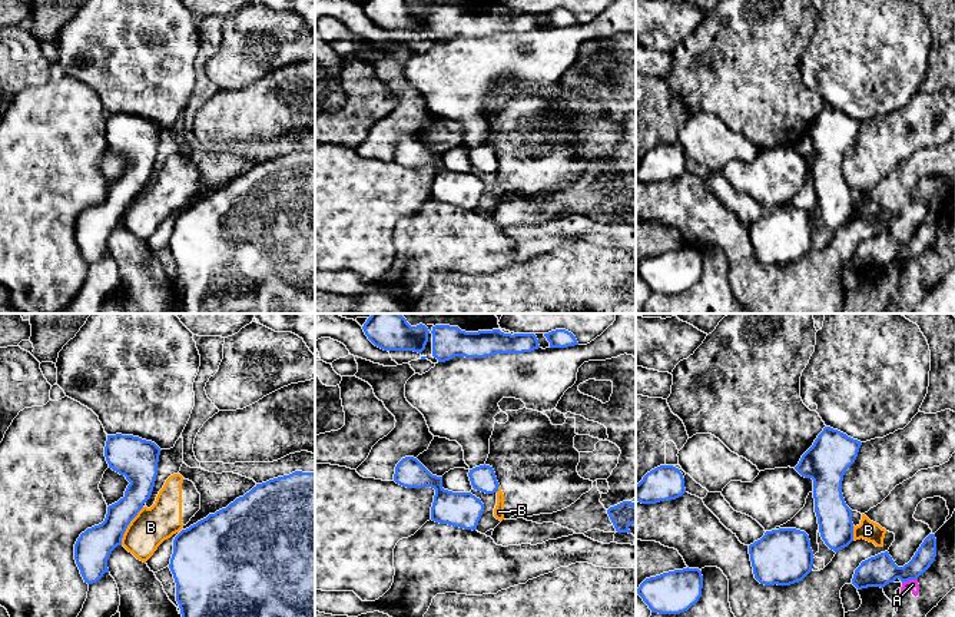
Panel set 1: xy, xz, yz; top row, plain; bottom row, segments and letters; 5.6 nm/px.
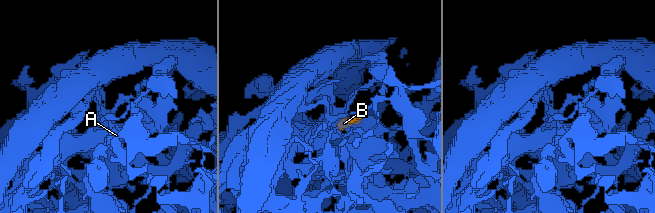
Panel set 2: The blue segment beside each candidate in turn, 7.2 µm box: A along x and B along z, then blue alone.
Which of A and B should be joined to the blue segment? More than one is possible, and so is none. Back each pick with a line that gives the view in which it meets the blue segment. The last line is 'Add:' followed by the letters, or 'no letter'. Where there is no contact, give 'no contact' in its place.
Add: no letter

